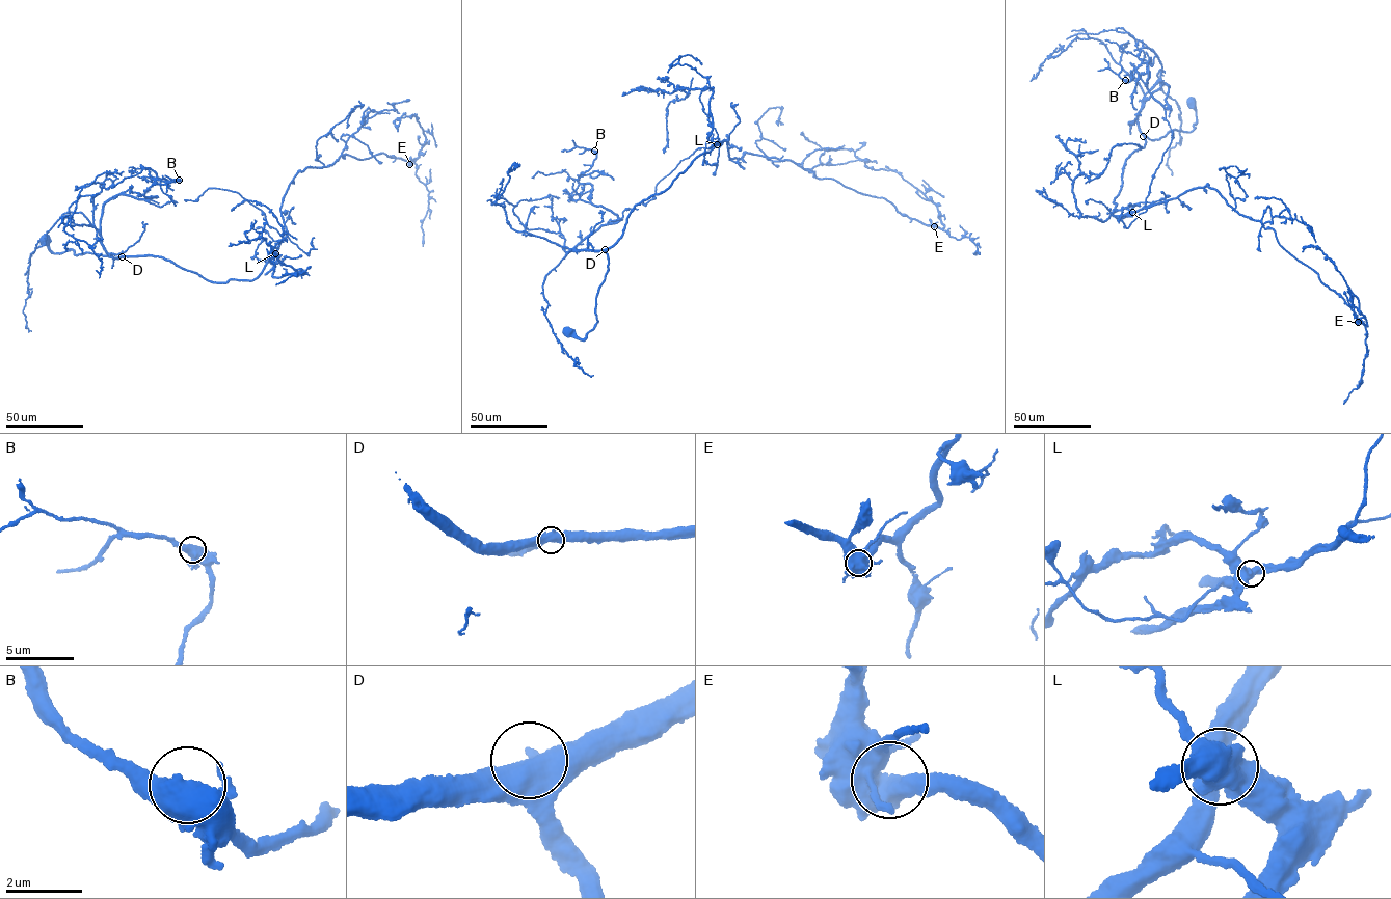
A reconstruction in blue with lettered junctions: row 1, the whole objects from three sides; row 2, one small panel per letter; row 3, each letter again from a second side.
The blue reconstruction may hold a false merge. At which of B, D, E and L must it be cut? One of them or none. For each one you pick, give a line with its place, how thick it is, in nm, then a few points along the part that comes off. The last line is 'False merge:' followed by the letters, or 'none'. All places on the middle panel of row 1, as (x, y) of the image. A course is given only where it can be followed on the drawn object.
L: place (717, 144); calibre 550 nm; course (717, 144), (707, 139), (712, 90), (673, 91), (678, 86), (687, 96), (667, 108), (664, 153)
False merge: L

